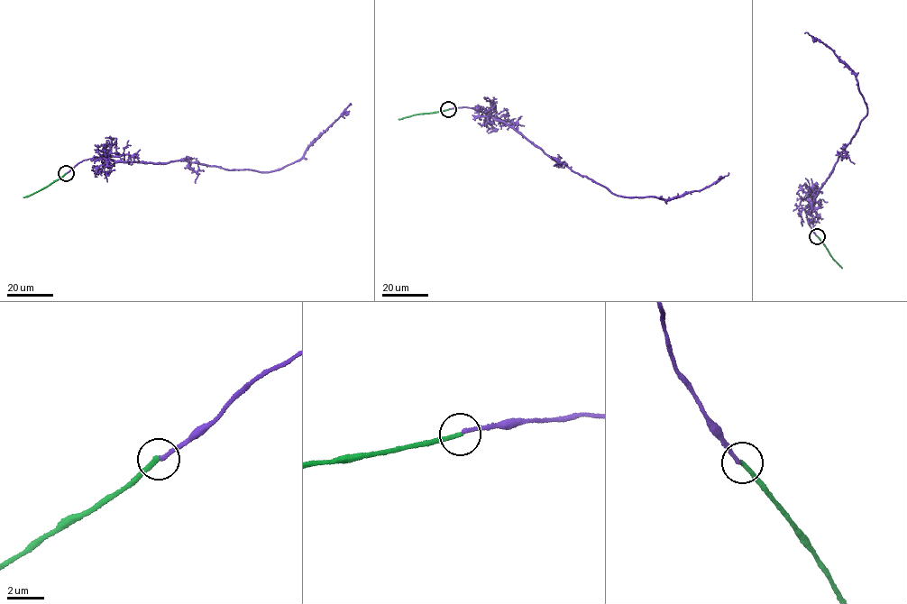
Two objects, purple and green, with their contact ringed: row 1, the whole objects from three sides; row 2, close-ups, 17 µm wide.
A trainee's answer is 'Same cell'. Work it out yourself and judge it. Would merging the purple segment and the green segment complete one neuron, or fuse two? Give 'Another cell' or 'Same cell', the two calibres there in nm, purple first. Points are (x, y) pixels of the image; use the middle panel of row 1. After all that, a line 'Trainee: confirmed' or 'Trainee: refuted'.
Another cell. Thickness 200 nm (purple) against 260 nm
Trainee: refuted

